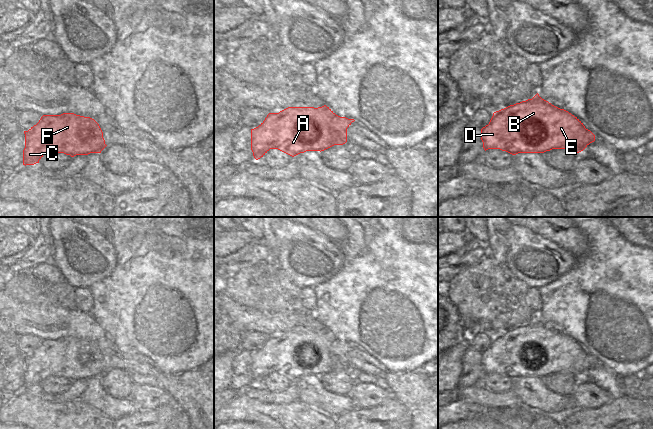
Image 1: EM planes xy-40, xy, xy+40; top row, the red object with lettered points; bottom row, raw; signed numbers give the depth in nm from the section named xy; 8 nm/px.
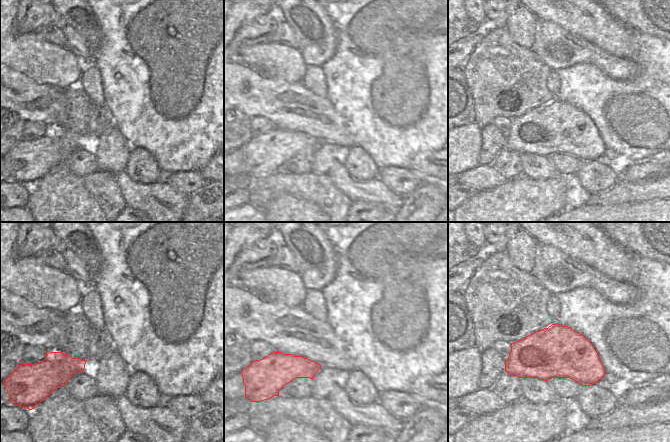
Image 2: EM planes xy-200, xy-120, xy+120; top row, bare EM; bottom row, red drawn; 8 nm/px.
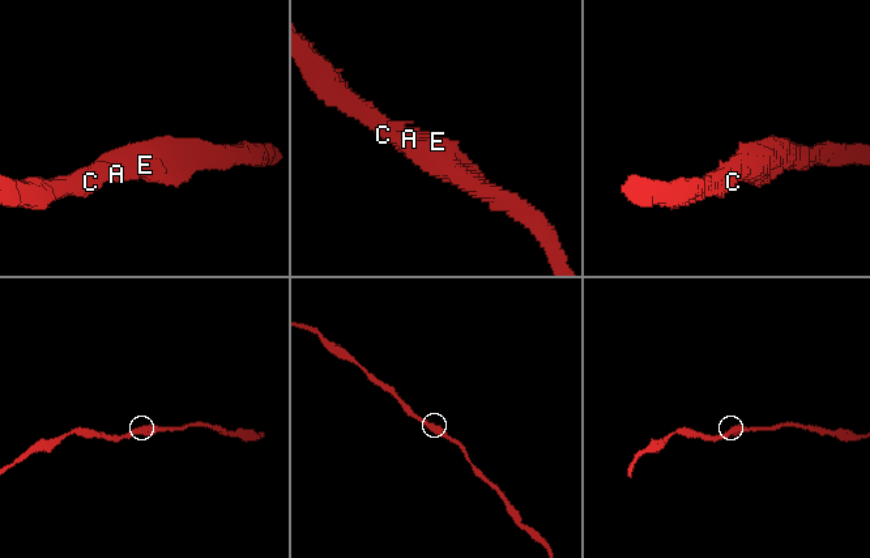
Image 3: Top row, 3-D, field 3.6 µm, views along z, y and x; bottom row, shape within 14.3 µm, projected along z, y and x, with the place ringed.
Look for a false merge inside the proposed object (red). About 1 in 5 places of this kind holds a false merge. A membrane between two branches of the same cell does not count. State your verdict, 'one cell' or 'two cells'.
one cell

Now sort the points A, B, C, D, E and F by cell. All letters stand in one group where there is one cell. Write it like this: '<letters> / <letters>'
A B C D E F

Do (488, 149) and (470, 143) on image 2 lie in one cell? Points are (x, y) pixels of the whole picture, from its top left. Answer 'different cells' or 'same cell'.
different cells

